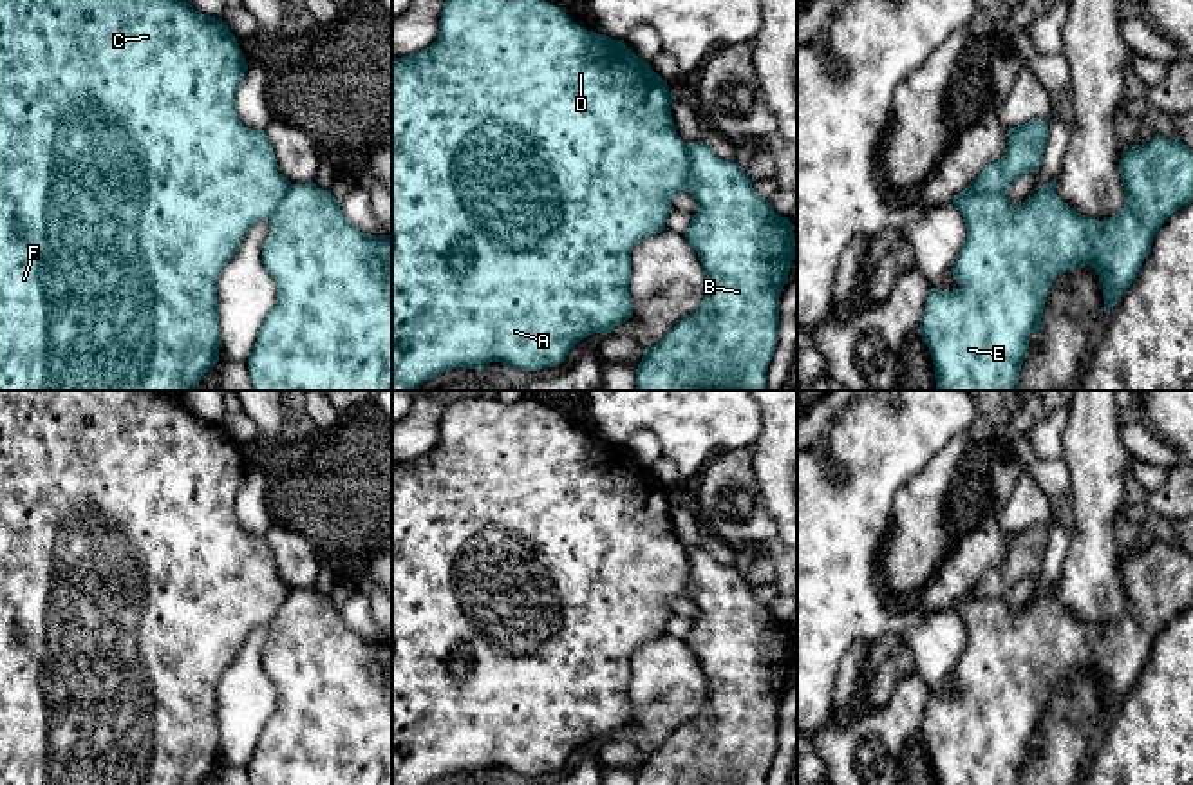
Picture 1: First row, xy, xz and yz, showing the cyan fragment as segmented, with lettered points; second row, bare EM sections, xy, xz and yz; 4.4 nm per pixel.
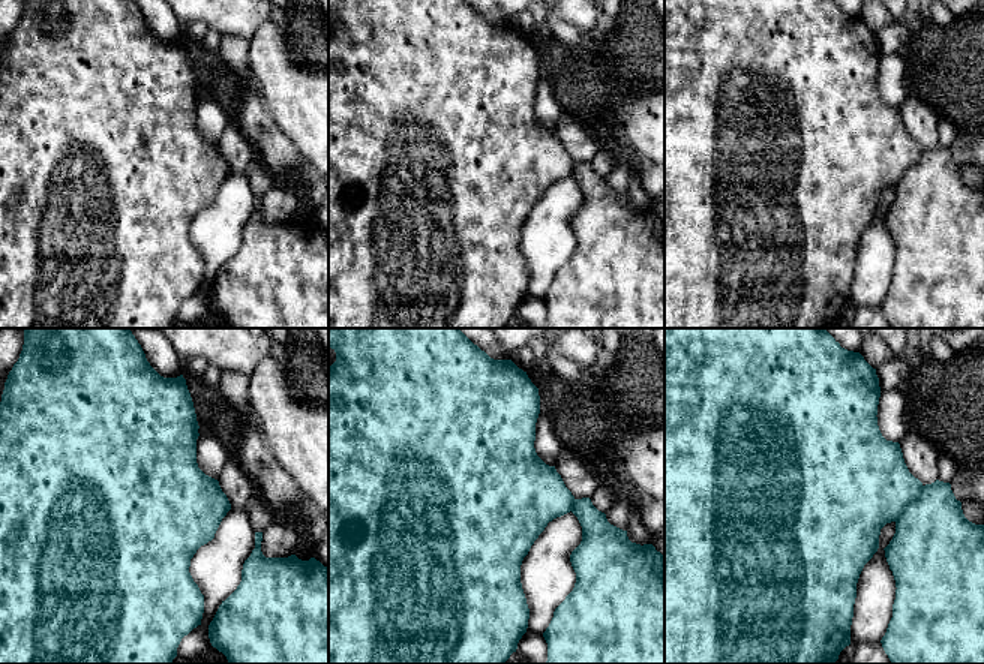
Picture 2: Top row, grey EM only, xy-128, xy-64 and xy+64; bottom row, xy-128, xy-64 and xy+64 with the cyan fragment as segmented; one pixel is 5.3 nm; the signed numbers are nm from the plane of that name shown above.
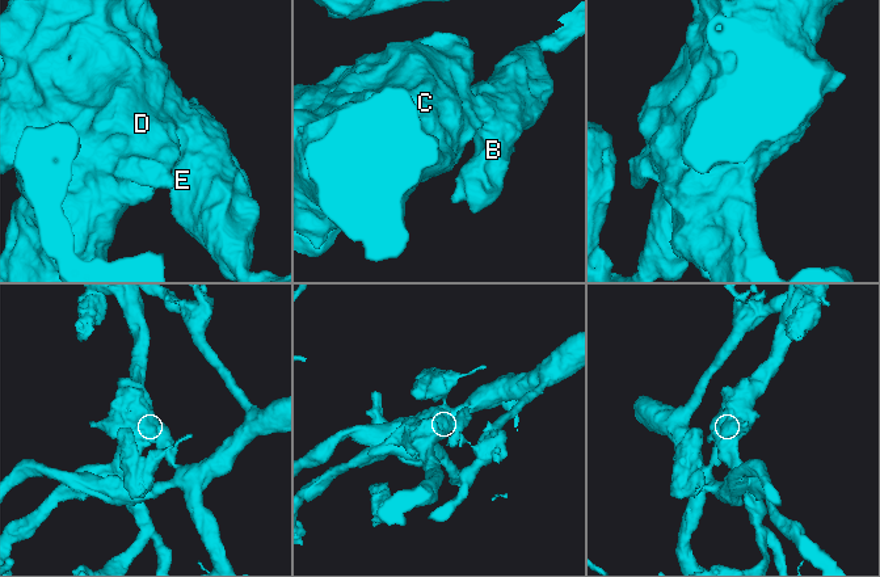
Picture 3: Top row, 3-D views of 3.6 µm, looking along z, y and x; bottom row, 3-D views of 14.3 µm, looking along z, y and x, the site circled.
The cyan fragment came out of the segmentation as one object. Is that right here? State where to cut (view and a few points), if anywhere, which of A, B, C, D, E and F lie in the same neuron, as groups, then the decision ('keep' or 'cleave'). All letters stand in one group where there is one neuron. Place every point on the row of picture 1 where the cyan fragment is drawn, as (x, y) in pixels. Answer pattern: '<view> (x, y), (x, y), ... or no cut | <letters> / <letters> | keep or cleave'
xz (687, 145), (689, 190) | A C D F / B E | cleave

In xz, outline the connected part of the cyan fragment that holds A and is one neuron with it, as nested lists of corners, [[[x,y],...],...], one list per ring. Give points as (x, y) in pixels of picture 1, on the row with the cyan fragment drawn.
[[[445,0],[439,29],[430,47],[392,58],[392,391],[416,391],[443,371],[484,369],[490,362],[522,371],[555,367],[580,340],[627,322],[631,251],[667,230],[671,197],[689,192],[689,145],[676,132],[667,80],[624,40],[580,27],[546,0]]]

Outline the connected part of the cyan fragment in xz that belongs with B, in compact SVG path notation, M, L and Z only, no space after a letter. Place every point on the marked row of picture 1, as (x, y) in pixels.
M703 141L689 145L689 194L698 203L698 213L685 239L703 264L707 295L692 315L680 320L656 345L645 347L634 391L768 391L766 371L779 333L779 297L797 257L794 224L754 192L752 179L736 161L719 159Z

